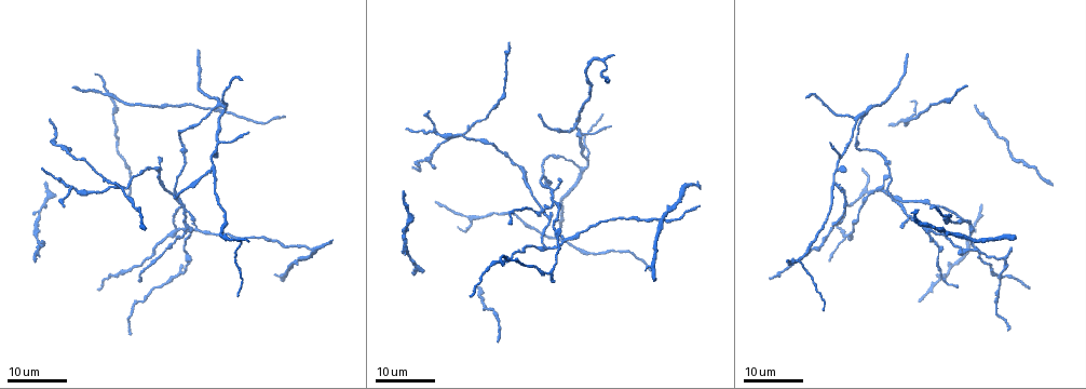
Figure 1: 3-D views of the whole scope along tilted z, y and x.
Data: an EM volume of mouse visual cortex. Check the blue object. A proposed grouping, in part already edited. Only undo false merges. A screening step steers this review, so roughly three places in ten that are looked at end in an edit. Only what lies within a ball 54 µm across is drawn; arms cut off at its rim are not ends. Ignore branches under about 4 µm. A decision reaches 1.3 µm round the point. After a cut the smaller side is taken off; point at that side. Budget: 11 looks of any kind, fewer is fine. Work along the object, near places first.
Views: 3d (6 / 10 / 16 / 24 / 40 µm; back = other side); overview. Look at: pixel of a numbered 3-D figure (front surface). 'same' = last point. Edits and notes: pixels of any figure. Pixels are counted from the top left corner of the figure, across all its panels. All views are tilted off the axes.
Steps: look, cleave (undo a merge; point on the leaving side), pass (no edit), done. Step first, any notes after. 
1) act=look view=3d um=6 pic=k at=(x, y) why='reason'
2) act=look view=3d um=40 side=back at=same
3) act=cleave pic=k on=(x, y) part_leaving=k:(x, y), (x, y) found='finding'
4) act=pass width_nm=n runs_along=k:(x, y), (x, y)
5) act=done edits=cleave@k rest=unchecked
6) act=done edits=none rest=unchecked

act=look view=3d um=16 pic=1 at=(853, 228)

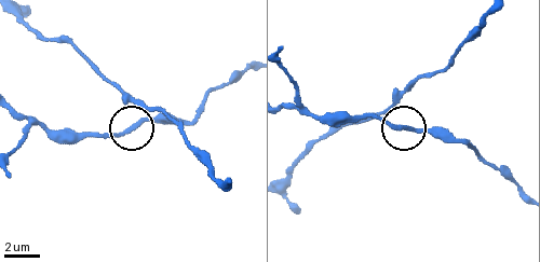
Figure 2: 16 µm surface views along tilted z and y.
act=look view=3d um=6 pic=2 at=(135, 123) why='closer look'

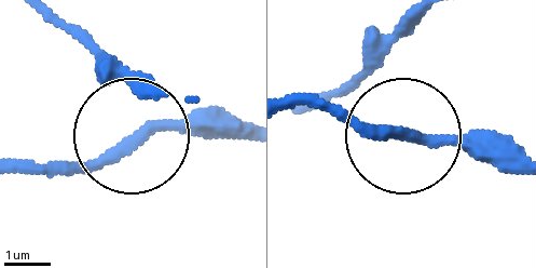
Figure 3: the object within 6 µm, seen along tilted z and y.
act=pass found='all the same cell'

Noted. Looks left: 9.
act=look view=3d um=24 pic=1 at=(551, 157) why='calibre changes'

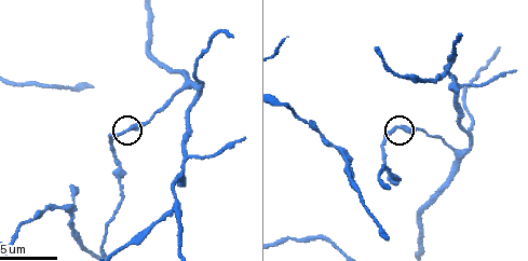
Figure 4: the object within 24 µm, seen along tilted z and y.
act=look view=3d um=6 pic=4 at=(401, 127)

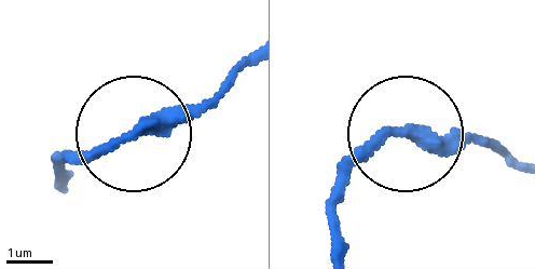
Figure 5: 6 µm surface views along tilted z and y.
act=pass found='one cell here'

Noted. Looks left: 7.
act=look view=3d um=10 pic=4 at=(459, 84) why='four-way junction'

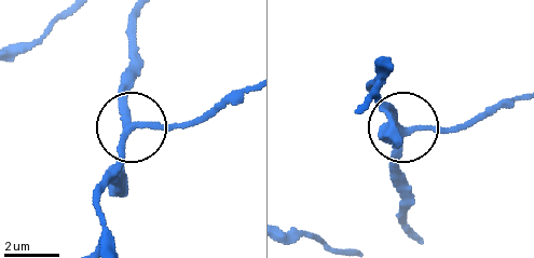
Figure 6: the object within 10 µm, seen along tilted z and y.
act=pass runs_along=6:(139, 11), (137, 63), (124, 92), (127, 124), (200, 123) found='one cell here'

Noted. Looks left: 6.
act=look view=3d um=10 pic=4 at=(448, 66) why='a fork'

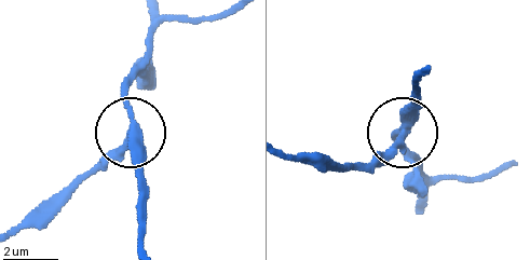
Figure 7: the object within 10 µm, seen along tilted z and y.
act=look view=3d um=6 pic=7 at=(133, 132)

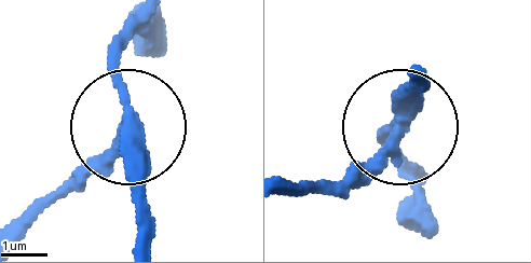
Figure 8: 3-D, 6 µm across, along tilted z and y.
act=cleave pic=8 on=(95, 165) side_arm_um=10 part_leaving=8:(136, 128), (56, 198), (10, 220) found='a second cell is stuck on'

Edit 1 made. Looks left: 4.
act=look view=3d um=24 pic=1 at=(556, 203) why='arms part here'

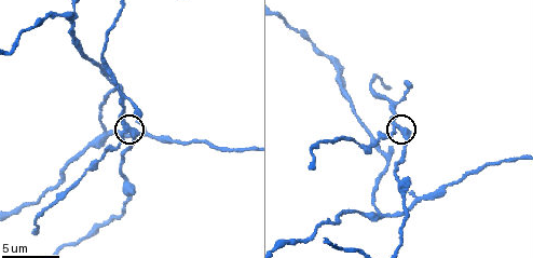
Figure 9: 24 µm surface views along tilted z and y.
act=look view=3d um=6 pic=9 at=(123, 133)

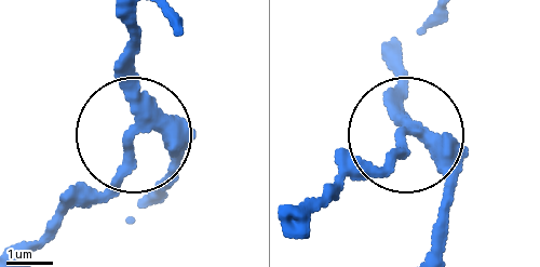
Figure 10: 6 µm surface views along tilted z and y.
act=pass runs_along=10:(390, 67), (397, 149), (325, 200) found='all the same cell'

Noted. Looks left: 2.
act=done edits=cleave@8 rest=unchecked

